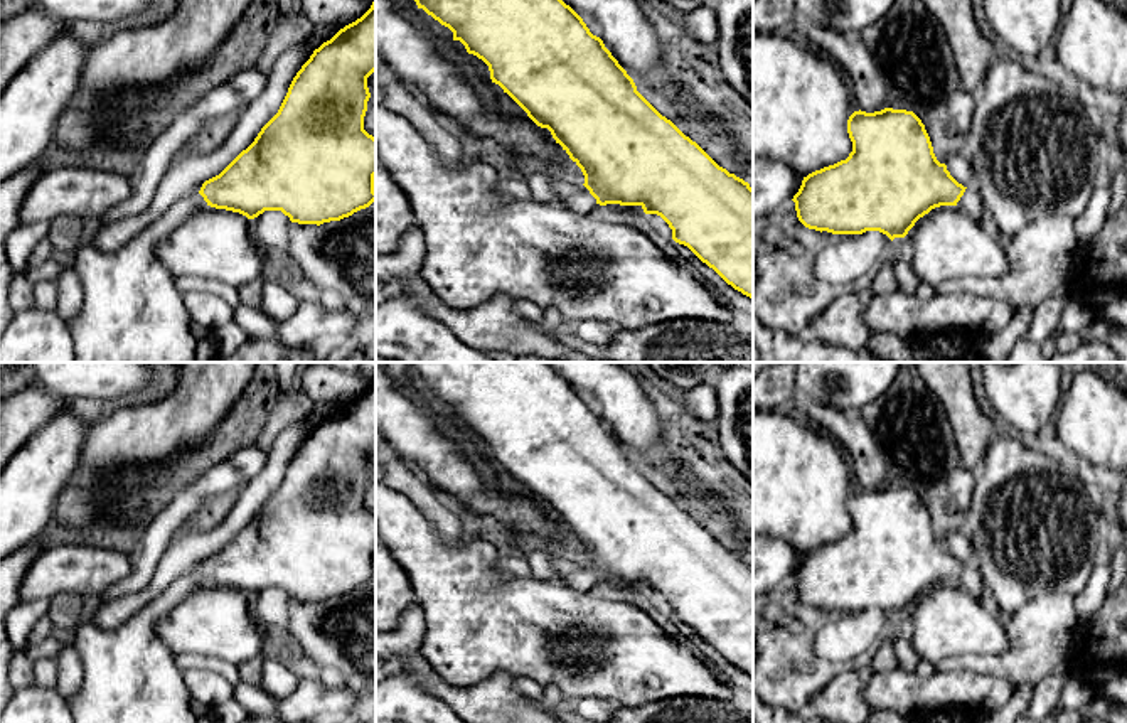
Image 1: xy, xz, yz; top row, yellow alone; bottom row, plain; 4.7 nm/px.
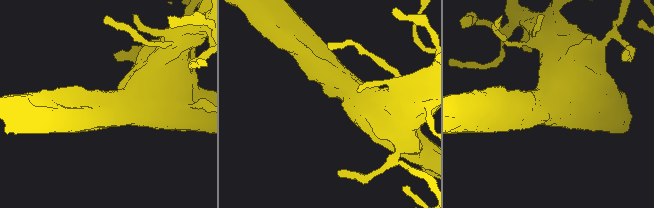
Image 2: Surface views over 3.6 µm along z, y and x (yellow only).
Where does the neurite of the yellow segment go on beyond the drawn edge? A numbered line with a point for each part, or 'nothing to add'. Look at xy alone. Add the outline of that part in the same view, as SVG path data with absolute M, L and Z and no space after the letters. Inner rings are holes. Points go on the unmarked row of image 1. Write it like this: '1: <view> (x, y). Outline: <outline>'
1: xy (128, 674). Outline: M200 571L180 576L116 629L99 629L84 617L67 635L83 662L83 684L66 699L72 723L199 723L175 654L155 629L202 585Z

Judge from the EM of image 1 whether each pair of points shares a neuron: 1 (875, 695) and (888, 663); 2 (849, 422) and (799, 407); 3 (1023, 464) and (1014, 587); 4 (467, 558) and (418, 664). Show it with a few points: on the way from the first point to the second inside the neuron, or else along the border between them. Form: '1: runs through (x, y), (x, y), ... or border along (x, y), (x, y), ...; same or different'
1: border along (898, 666), (875, 673); different
2: border along (844, 412), (811, 403), (804, 418); different
3: runs through (1035, 494), (1048, 519), (1033, 556); same
4: border along (418, 653), (450, 685); different

